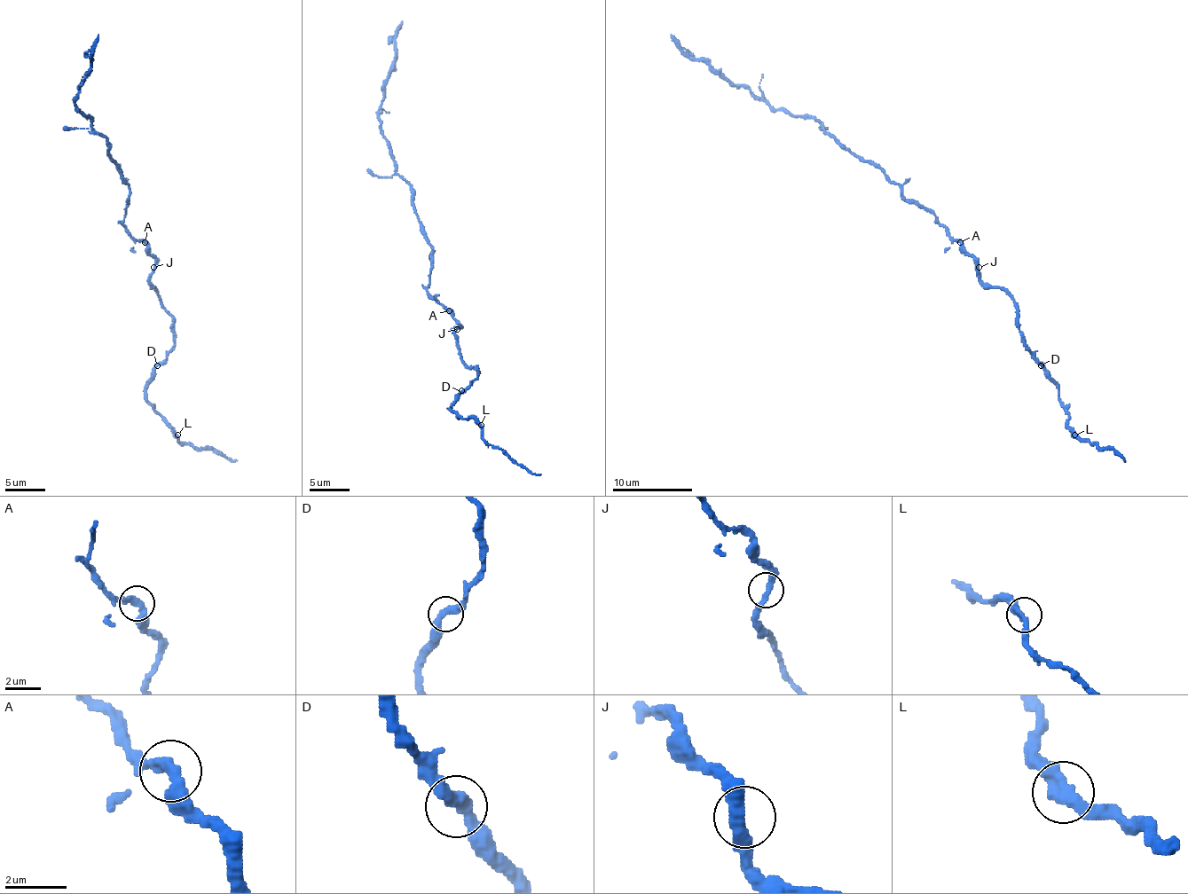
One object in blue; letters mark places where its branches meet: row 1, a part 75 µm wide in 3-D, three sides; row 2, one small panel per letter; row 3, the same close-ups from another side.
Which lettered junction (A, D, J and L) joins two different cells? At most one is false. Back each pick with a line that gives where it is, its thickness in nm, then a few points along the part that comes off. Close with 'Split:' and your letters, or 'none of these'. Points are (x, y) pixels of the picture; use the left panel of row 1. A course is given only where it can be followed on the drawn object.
Split: none of these

